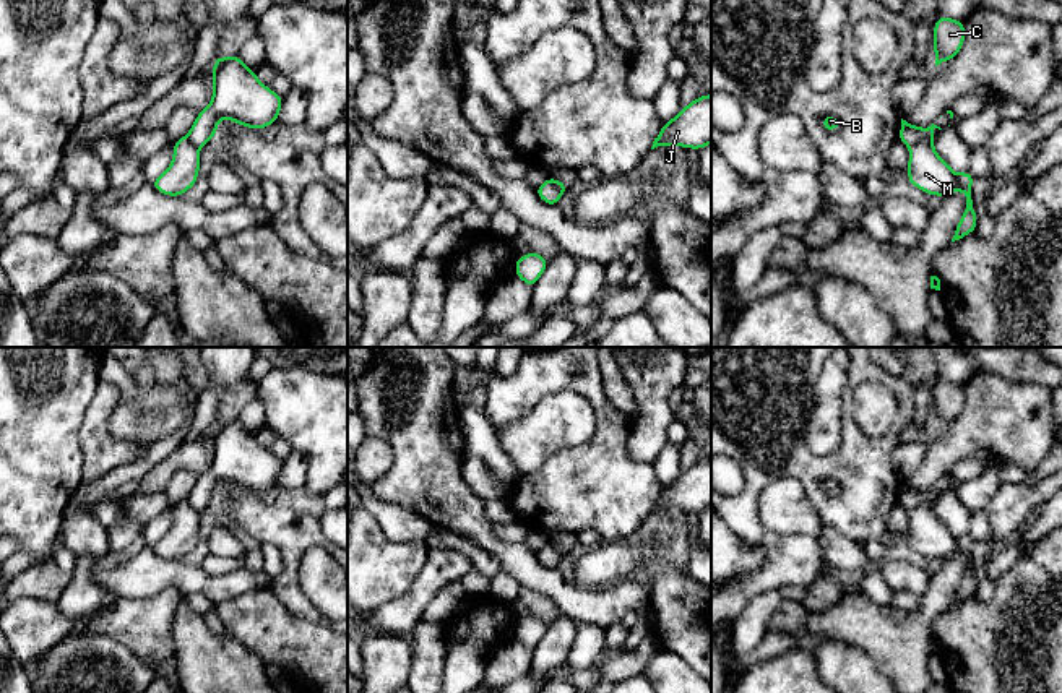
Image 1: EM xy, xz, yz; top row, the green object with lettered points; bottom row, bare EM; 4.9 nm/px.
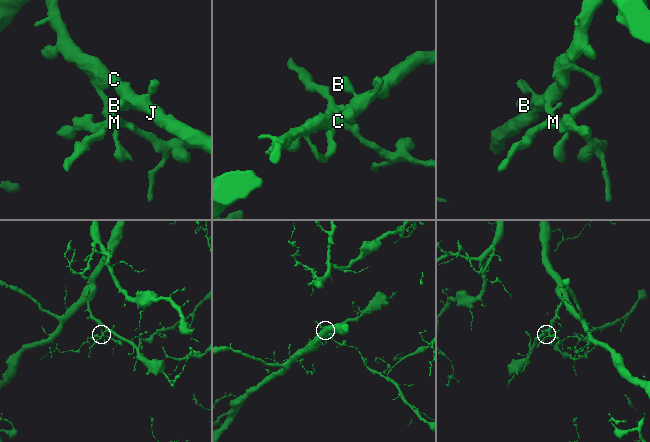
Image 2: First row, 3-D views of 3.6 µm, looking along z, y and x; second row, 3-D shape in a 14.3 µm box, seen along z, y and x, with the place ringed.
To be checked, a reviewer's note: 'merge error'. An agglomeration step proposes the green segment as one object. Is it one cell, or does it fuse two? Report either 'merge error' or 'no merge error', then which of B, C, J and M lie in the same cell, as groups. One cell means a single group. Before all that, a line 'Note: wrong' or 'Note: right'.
Note: right
merge error; B C J / M

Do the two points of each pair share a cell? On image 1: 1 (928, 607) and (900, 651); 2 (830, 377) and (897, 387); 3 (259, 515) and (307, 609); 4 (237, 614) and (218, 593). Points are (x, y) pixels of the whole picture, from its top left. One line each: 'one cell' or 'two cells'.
1: one cell
2: two cells
3: one cell
4: two cells

